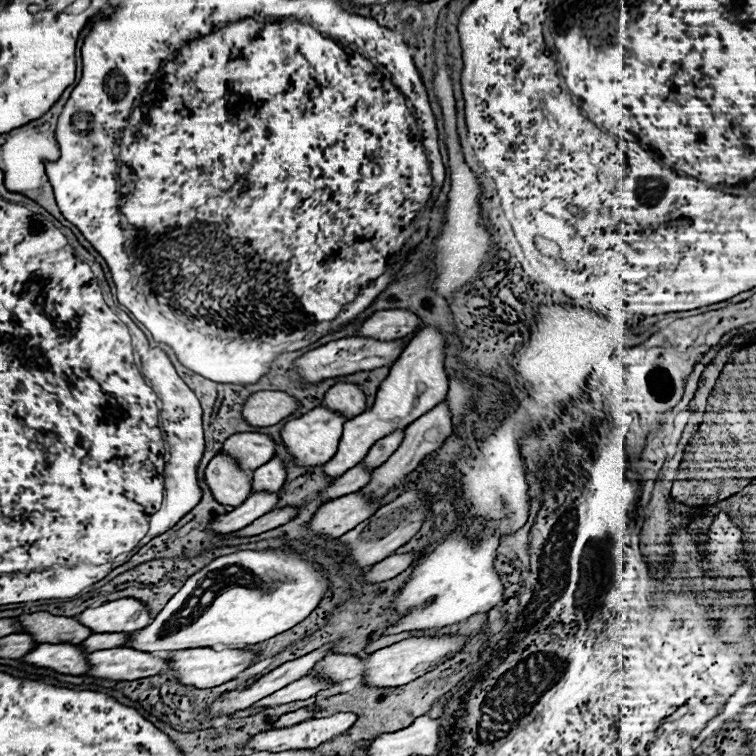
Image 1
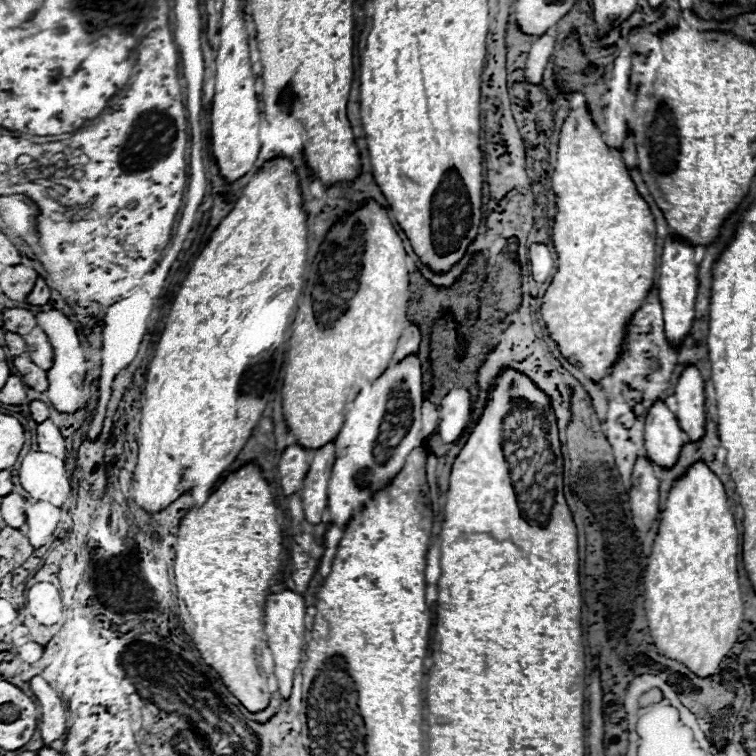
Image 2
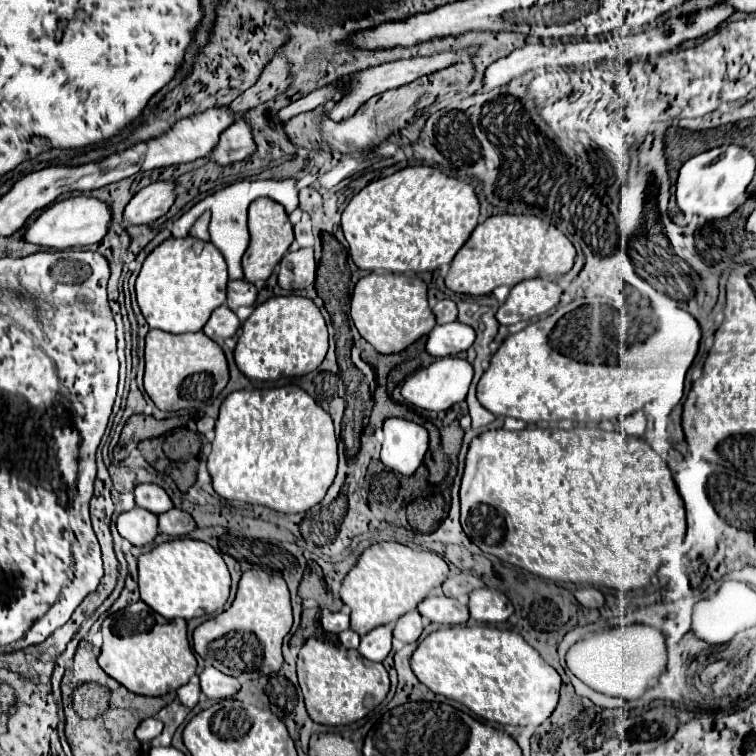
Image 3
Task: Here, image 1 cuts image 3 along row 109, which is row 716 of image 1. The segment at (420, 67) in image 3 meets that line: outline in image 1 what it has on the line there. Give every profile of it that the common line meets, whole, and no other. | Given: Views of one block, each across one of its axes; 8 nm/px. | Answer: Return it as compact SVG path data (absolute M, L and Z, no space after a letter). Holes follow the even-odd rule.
M338 712L330 718L312 718L288 728L268 730L266 734L256 734L248 748L254 750L314 750L324 742L344 736L358 716L352 712Z

